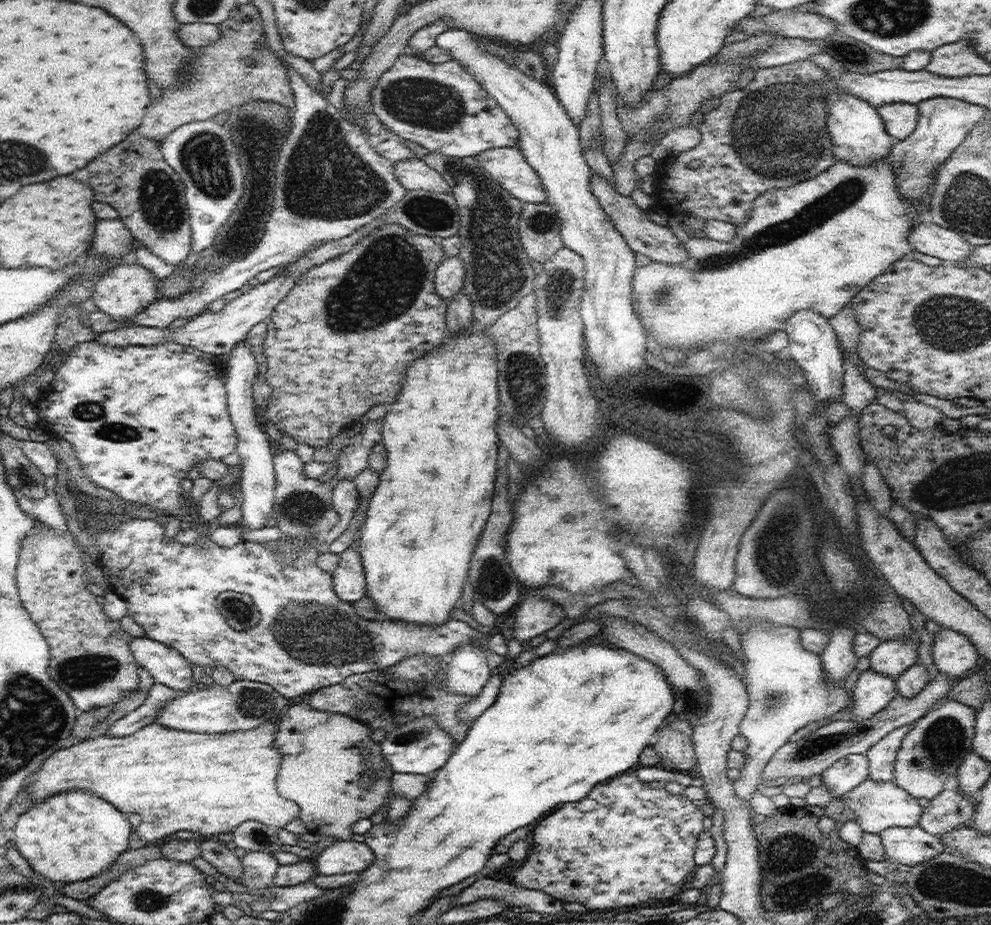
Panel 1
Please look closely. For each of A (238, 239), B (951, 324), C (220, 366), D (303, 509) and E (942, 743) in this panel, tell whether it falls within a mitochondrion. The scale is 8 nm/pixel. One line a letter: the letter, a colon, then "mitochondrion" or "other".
A: other
B: mitochondrion
C: other
D: mitochondrion
E: mitochondrion

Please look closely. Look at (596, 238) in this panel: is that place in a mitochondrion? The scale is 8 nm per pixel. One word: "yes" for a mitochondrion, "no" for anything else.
no

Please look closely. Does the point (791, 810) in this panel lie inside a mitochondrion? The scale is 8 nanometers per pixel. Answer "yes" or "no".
no

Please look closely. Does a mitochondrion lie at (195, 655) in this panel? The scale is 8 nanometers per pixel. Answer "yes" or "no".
no

